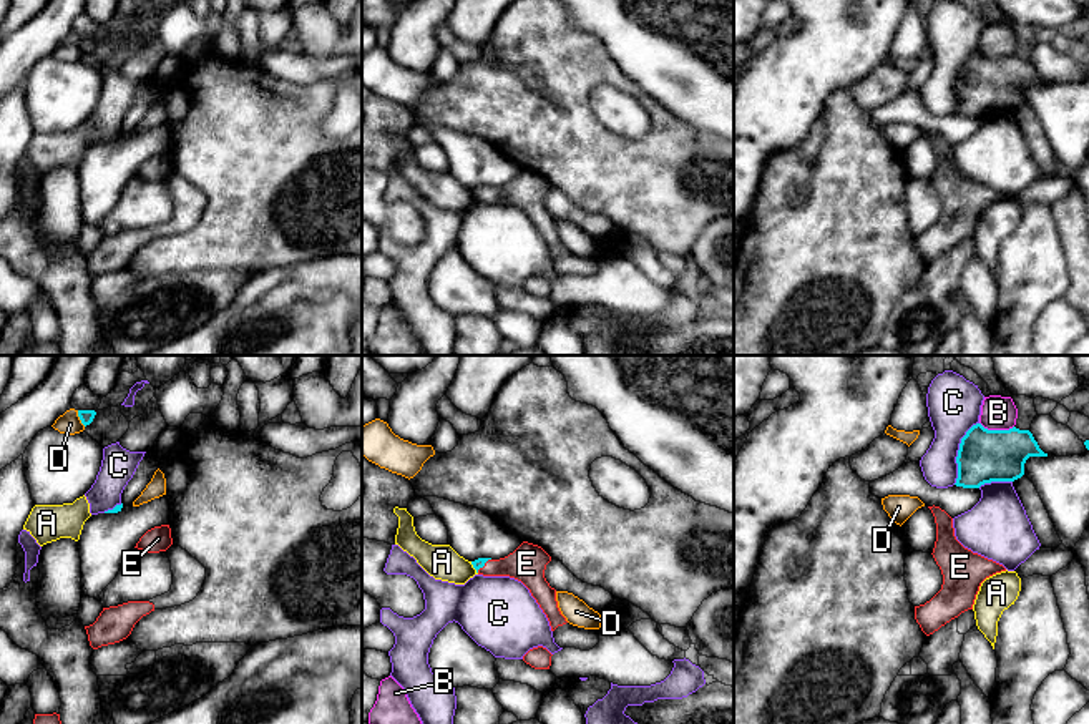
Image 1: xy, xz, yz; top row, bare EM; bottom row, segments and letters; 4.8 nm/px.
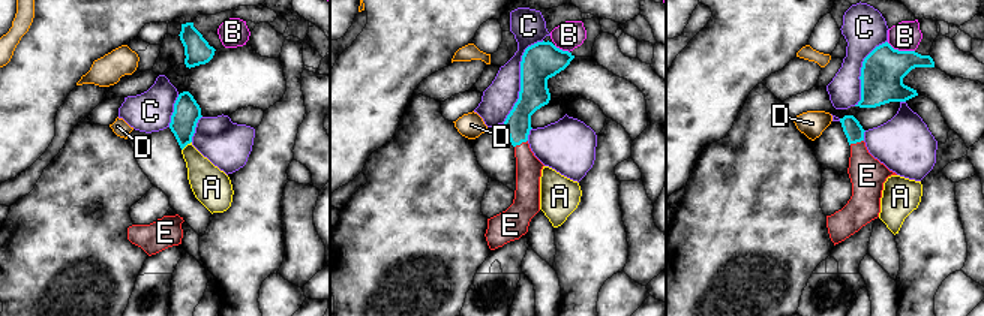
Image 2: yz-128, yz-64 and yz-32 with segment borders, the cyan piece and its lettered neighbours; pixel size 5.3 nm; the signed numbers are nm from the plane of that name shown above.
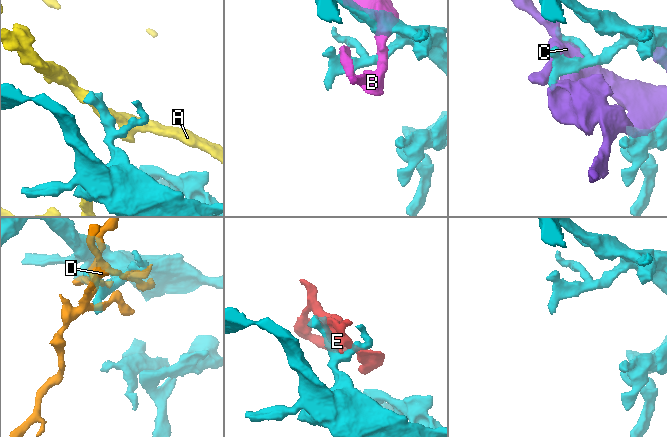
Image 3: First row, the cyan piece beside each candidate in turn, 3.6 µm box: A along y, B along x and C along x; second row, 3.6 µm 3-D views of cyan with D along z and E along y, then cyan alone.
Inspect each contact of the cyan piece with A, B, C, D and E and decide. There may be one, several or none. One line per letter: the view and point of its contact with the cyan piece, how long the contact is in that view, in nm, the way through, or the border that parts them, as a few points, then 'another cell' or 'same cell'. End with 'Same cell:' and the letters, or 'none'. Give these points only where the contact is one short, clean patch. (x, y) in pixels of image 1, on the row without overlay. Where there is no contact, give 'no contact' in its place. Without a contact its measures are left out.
A: contact xz (473, 195); length 70 nm; another cell
B: contact yz (996, 58); length 170 nm; another cell
C: contact yz (958, 80); length 320 nm; another cell
D: contact xy (80, 47); length 90 nm; border xy (77, 39), (85, 53); another cell
E: contact xz (483, 193); length 100 nm; way xz (478, 191), (483, 193), (527, 191); same cell
Same cell: E

